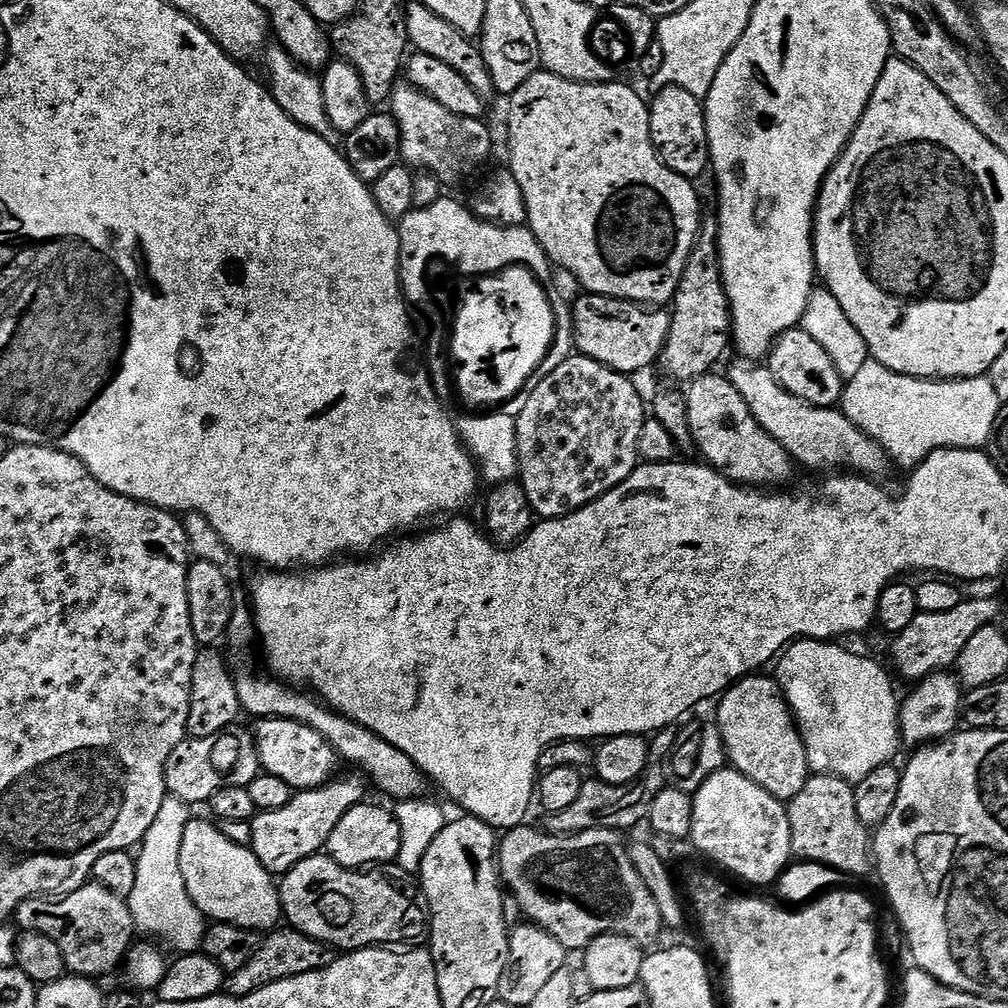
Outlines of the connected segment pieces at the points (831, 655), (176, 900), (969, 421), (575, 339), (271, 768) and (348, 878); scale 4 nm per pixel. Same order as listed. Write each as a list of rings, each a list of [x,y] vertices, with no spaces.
[[[801,638],[784,649],[775,665],[777,668],[774,676],[784,692],[784,699],[792,709],[792,715],[796,718],[800,736],[804,739],[809,769],[816,774],[837,776],[855,786],[862,782],[862,778],[866,778],[866,774],[878,770],[878,766],[886,766],[897,759],[896,751],[902,748],[901,701],[898,696],[896,700],[896,692],[892,689],[893,677],[889,669],[880,668],[879,659],[868,654],[859,656],[856,652],[847,652],[846,649],[839,648],[840,646],[839,643],[827,640]]]
[[[168,796],[162,802],[150,830],[146,830],[138,845],[136,865],[138,878],[134,878],[134,894],[126,897],[132,911],[132,923],[137,929],[149,932],[149,937],[159,938],[169,949],[177,948],[180,954],[201,951],[204,947],[206,917],[190,898],[182,878],[182,838],[186,826],[193,819],[193,809],[186,802]]]
[[[870,358],[866,366],[854,374],[854,378],[846,381],[839,407],[844,416],[854,422],[854,426],[858,426],[870,439],[880,444],[895,467],[897,464],[900,468],[911,470],[938,448],[983,449],[992,437],[1001,403],[987,375],[965,380],[919,380],[916,376],[898,374],[882,366],[882,362]]]
[[[580,294],[576,301],[571,301],[572,343],[575,351],[594,362],[601,363],[612,371],[620,372],[626,377],[635,377],[635,372],[657,363],[666,346],[666,338],[670,334],[671,315],[663,307],[633,304],[631,300],[613,300],[611,296],[594,296]]]
[[[265,716],[255,721],[254,735],[260,767],[267,775],[282,778],[293,790],[320,788],[337,775],[342,761],[336,751],[324,741],[318,730],[310,730],[302,722],[277,716]]]
[[[317,854],[298,862],[298,866],[283,873],[278,891],[283,919],[302,934],[324,944],[331,944],[336,950],[400,946],[405,942],[420,942],[423,941],[420,940],[423,936],[425,939],[430,928],[430,917],[413,873],[400,868],[396,862],[387,866],[376,866],[371,870],[357,870],[342,867],[327,854]]]

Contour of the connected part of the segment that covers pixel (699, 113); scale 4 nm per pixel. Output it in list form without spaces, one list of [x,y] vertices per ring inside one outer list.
[[[678,86],[659,89],[655,93],[656,97],[651,97],[648,113],[650,114],[650,134],[656,147],[656,153],[659,154],[660,160],[674,174],[684,176],[687,180],[696,182],[705,171],[710,168],[710,157],[708,154],[708,131],[706,130],[706,118],[704,117],[704,105],[701,97],[689,94],[687,90],[682,90]]]

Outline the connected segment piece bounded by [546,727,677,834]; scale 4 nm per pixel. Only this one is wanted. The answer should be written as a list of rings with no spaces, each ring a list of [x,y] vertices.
[[[675,727],[664,728],[651,737],[648,749],[648,765],[636,783],[614,786],[610,782],[602,782],[599,778],[585,779],[582,794],[578,794],[578,799],[570,806],[566,806],[566,810],[558,810],[547,817],[547,831],[567,834],[585,832],[591,828],[625,830],[624,828],[632,828],[635,824],[641,823],[643,825],[648,819],[648,811],[654,798],[658,798],[660,791],[666,787],[665,761],[672,753],[676,733]]]

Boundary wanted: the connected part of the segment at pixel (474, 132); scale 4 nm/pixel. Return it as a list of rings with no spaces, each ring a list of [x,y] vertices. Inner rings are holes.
[[[407,82],[397,83],[390,97],[391,104],[390,114],[398,122],[400,155],[405,165],[432,172],[444,182],[447,181],[448,172],[464,176],[487,162],[488,155],[492,152],[492,136],[483,119],[475,120],[450,114],[446,106],[434,102],[434,98]]]

